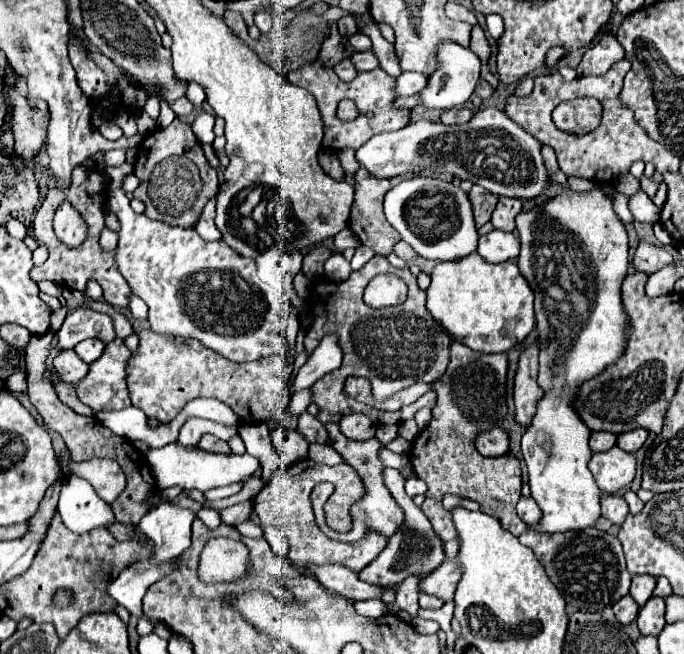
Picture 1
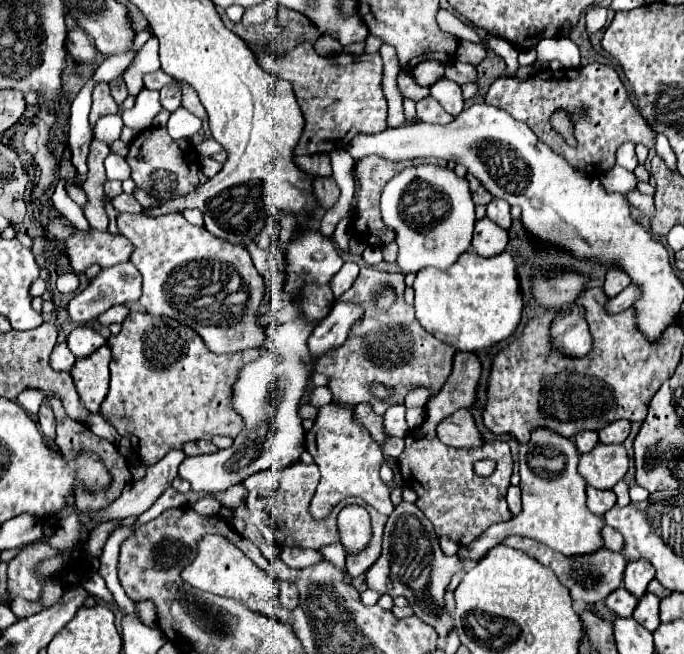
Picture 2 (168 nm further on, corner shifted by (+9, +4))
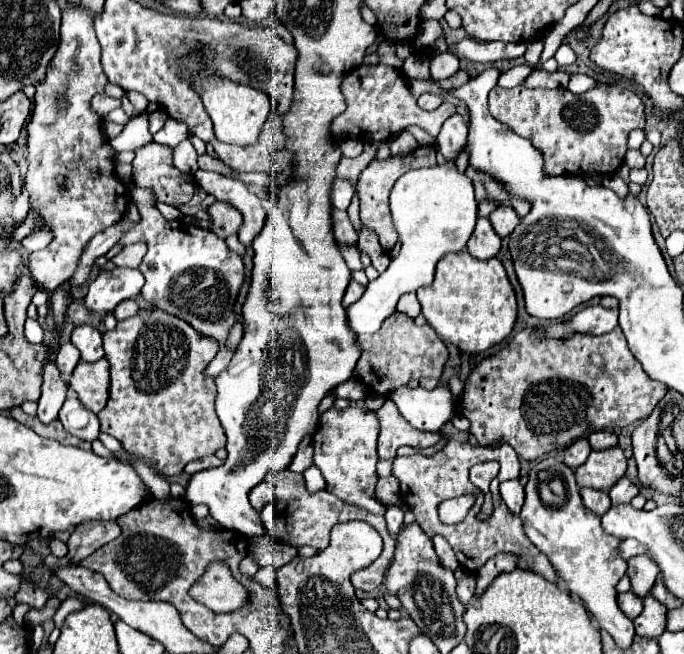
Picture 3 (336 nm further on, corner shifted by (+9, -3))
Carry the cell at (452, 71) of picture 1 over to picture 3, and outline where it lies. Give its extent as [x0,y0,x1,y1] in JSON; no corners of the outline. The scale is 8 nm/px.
[348,113,478,336]

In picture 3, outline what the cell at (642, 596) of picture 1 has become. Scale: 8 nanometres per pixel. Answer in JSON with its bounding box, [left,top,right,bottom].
[628,555,660,597]

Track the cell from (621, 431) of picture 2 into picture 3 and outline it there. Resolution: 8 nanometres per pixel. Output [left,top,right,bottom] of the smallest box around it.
[588,431,618,449]

